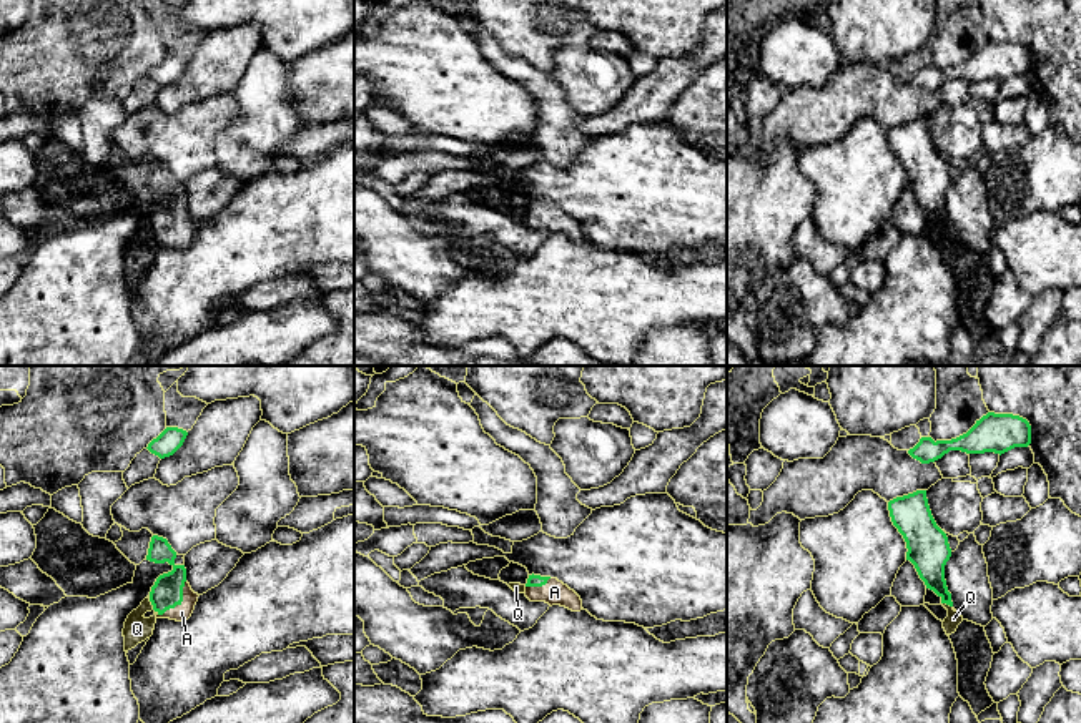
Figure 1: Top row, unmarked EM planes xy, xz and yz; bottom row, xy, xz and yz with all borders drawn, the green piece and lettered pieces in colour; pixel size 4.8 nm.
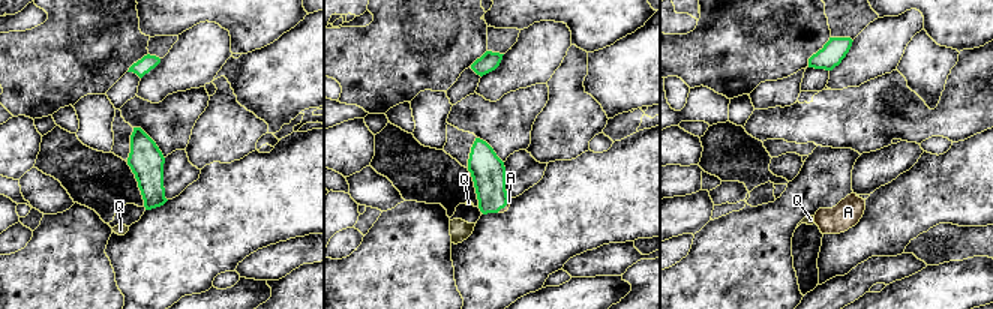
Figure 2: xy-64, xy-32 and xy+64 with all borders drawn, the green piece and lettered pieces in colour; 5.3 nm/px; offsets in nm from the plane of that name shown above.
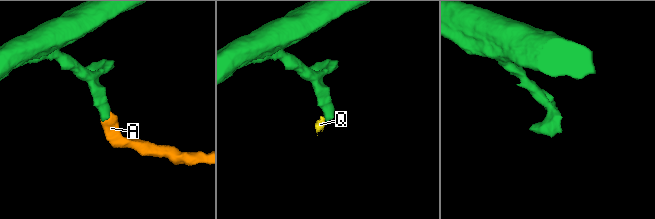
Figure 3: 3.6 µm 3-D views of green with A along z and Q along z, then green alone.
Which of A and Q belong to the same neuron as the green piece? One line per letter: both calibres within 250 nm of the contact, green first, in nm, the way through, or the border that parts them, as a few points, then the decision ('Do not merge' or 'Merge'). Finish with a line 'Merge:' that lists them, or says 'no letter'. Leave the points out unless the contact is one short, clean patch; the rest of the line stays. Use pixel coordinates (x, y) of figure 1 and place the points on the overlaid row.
A: Thickness 150 nm (green) against 80 nm. Do not merge
Q: Thickness 150 nm (green) against 130 nm. Boundary: xy (148, 599), (153, 609). Do not merge
Merge: no letter

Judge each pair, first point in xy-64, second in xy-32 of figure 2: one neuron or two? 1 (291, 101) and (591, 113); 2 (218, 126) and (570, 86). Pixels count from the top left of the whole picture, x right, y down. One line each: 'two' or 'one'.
1: two
2: one

